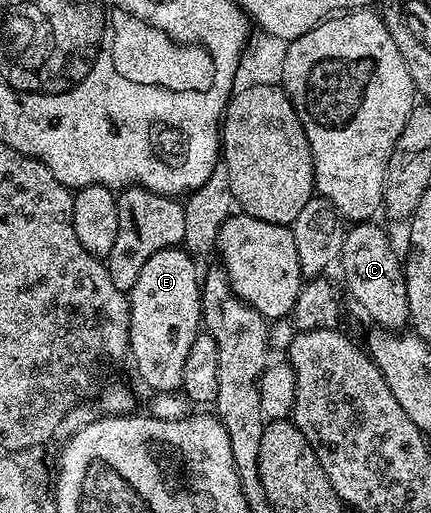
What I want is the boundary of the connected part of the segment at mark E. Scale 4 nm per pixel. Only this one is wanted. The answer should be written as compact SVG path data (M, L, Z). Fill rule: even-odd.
M176 247L157 251L157 255L152 255L145 262L145 267L141 267L141 275L137 275L137 283L133 283L129 294L129 357L130 360L135 360L135 369L139 372L140 379L148 385L148 390L156 393L173 393L182 386L185 358L189 356L189 347L193 347L193 339L197 339L201 332L201 273L200 270L195 270L195 261L185 250L186 248Z

